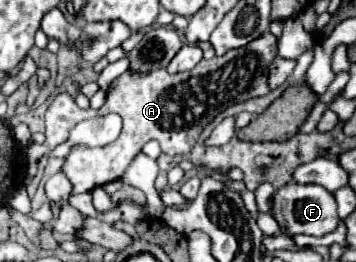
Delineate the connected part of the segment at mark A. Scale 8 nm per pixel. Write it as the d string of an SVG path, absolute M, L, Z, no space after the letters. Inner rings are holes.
M264 33L252 43L232 49L222 57L212 57L210 61L202 59L192 71L170 75L166 69L158 69L152 73L126 71L108 87L106 103L100 109L80 109L68 93L60 93L50 109L46 111L46 135L56 141L64 141L68 131L84 121L98 115L116 113L122 117L122 133L116 141L106 147L76 147L66 157L64 173L72 181L72 193L92 191L98 185L120 179L132 159L140 153L146 141L156 139L166 155L186 155L192 145L198 141L202 129L224 109L230 105L264 97L270 93L268 75L270 65L276 59L276 37L272 33Z

